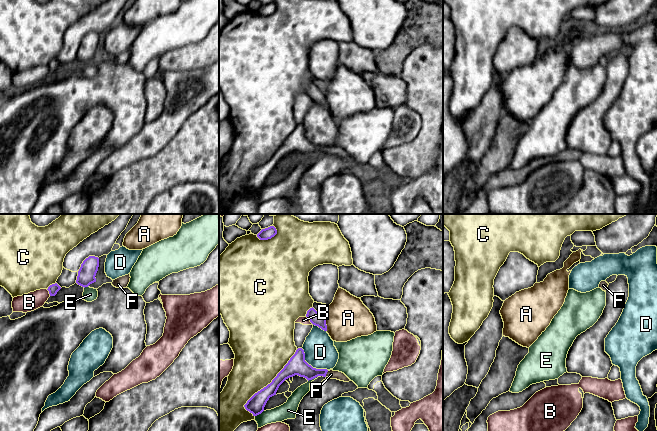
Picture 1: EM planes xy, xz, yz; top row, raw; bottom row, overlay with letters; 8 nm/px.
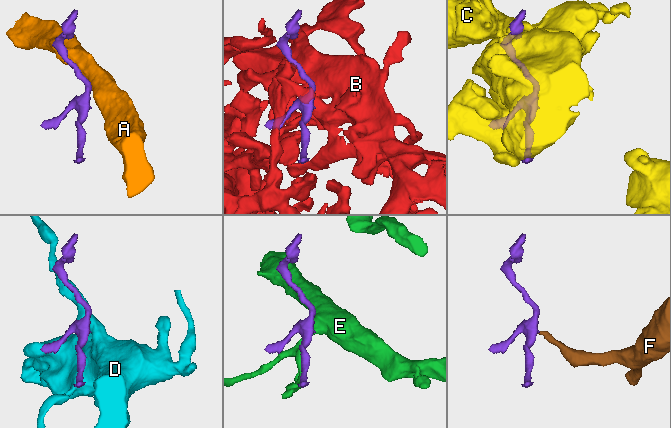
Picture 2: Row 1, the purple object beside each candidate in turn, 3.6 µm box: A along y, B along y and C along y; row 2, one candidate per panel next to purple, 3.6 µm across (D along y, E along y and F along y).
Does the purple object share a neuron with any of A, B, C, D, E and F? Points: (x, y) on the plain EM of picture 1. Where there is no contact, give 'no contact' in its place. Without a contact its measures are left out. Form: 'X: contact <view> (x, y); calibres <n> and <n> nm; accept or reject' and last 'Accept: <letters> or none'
A: contact xz (326, 101); calibres 100 and 340 nm; reject
B: contact xz (309, 95); calibres 100 and 60 nm; reject
C: contact xz (268, 160); calibres 140 and 420 nm; reject
D: contact xz (310, 141); calibres 150 and 260 nm; reject
E: contact xz (314, 153); calibres 150 and 100 nm; reject
F: contact xz (326, 149); calibres 150 and 70 nm; accept
Accept: F

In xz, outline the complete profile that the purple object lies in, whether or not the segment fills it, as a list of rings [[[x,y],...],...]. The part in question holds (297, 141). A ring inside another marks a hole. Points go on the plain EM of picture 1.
[[[298,124],[295,130],[290,134],[284,144],[277,150],[270,160],[255,169],[244,181],[245,185],[257,192],[264,187],[264,183],[270,173],[276,171],[279,162],[288,154],[298,151],[306,154],[308,157],[318,152],[329,153],[344,158],[350,155],[342,148],[328,147],[327,145],[313,144],[305,137],[305,129],[302,124]]]

